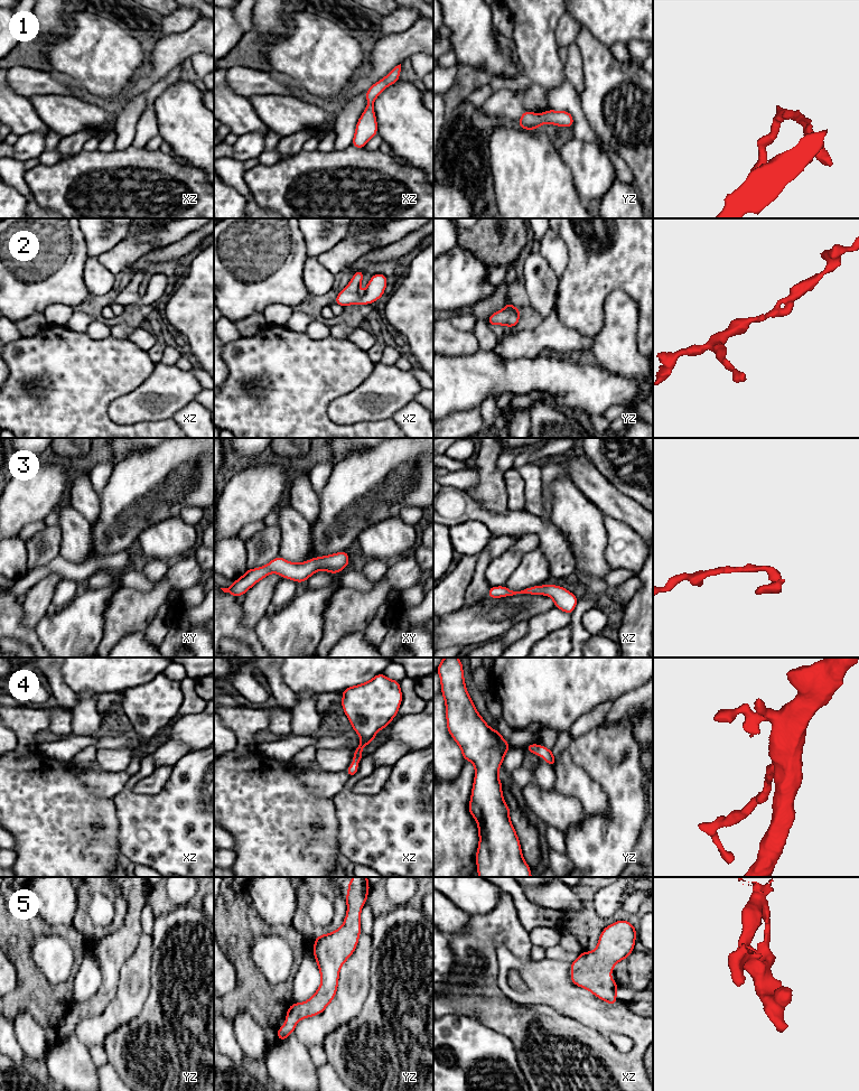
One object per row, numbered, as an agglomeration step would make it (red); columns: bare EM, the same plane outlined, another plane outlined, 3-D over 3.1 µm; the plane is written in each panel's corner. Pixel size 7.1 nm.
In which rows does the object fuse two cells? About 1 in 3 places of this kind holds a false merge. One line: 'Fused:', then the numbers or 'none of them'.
Fused: none of them

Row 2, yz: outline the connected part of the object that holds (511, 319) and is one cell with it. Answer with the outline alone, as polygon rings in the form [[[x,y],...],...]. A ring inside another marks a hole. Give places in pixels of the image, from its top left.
[[[507,302],[502,310],[492,314],[487,323],[491,326],[504,325],[506,327],[515,327],[520,320],[520,315],[521,311],[511,302]]]

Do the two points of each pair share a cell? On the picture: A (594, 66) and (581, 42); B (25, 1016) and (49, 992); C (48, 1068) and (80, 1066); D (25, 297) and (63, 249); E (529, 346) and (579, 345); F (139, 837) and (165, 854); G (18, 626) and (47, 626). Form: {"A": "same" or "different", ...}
{"A": "same", "B": "different", "C": "same", "D": "same", "E": "same", "F": "same", "G": "different"}

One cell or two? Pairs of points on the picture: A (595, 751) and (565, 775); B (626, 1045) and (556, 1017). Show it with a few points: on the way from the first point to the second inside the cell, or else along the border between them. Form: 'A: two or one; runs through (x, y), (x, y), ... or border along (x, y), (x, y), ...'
A: two; border along (567, 748), (570, 758), (596, 783)
B: two; border along (607, 1035), (613, 1033), (626, 1035), (634, 1045)

